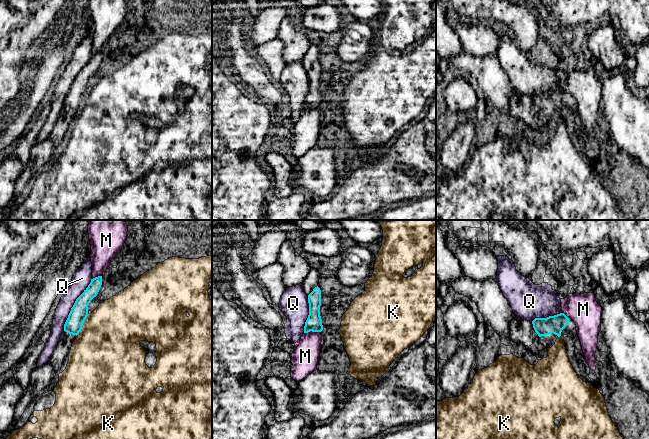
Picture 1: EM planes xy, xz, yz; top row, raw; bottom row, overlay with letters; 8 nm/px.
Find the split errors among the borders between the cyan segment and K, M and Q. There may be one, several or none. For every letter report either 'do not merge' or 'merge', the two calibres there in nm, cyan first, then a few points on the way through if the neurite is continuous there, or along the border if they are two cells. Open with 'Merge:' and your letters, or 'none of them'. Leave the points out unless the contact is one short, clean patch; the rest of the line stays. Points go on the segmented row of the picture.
Merge: none of them
K: do not merge | 140/480 nm | along xy (88, 314), (81, 330), (76, 335)
M: do not merge | 130/220 nm
Q: do not merge | 140/140 nm

